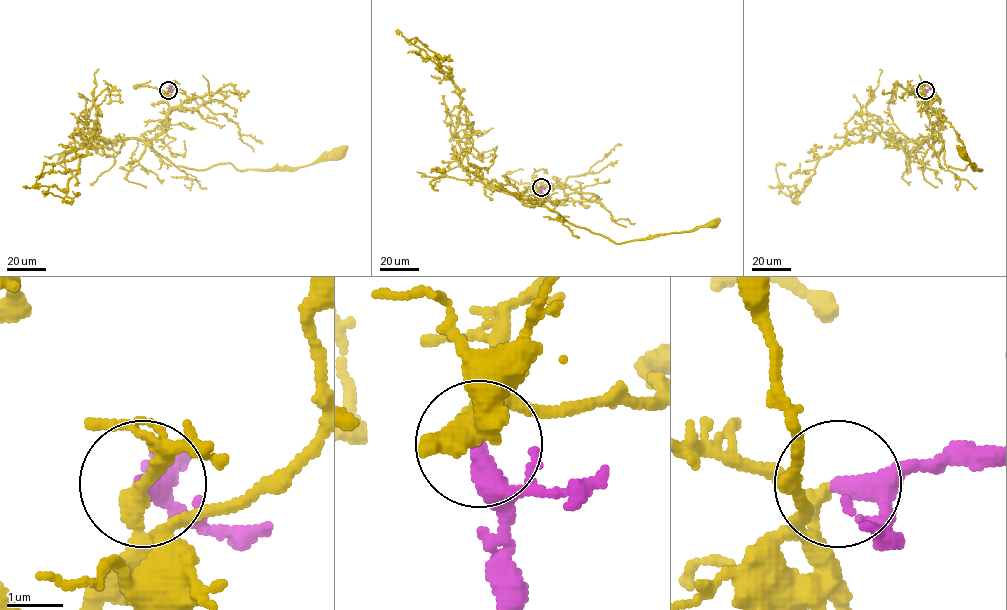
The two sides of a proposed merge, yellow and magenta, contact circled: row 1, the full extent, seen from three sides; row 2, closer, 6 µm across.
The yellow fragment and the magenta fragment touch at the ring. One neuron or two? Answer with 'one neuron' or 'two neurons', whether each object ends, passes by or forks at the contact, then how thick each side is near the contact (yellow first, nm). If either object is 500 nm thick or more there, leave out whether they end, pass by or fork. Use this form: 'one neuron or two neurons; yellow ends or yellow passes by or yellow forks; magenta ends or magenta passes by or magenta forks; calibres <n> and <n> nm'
one neuron; yellow passes by; magenta passes by; calibres 240 and 280 nm

